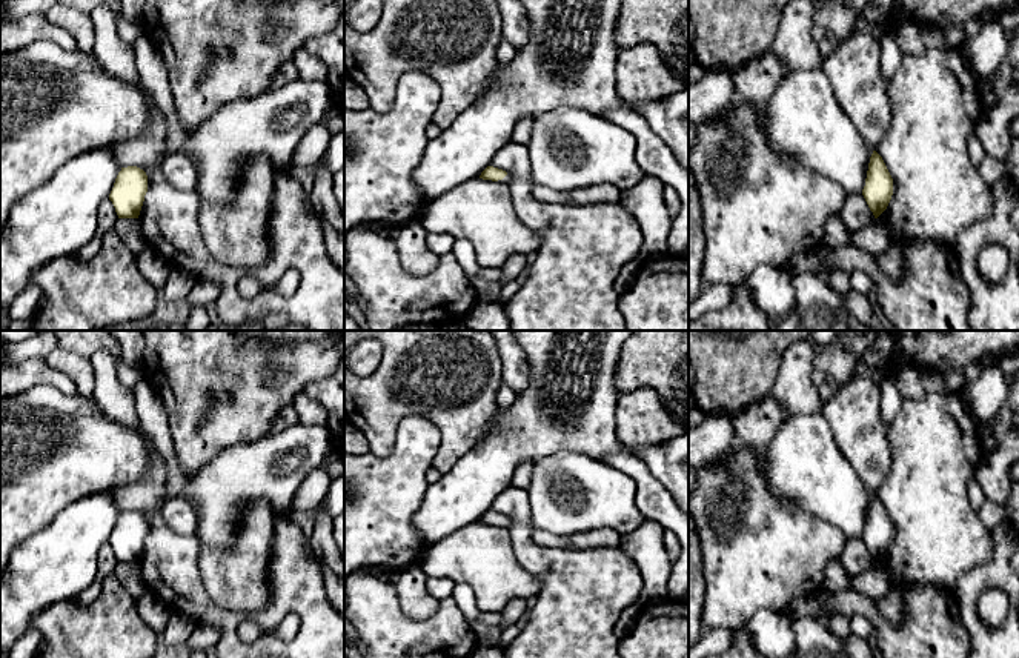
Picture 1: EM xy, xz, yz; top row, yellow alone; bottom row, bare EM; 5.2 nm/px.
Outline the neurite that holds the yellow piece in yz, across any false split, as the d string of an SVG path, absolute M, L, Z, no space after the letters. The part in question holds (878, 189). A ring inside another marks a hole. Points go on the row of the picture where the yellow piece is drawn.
M873 151L870 157L862 195L875 218L878 218L887 209L893 195L893 178L882 157L876 151Z

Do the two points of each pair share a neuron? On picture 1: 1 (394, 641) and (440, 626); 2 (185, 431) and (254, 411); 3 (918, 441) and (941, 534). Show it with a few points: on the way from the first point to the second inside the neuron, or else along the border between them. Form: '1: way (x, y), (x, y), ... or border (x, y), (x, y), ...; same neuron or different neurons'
1: way (404, 641), (420, 641), (429, 637); same neuron
2: way (202, 432), (223, 411), (237, 411); same neuron
3: way (929, 465), (930, 511); same neuron

